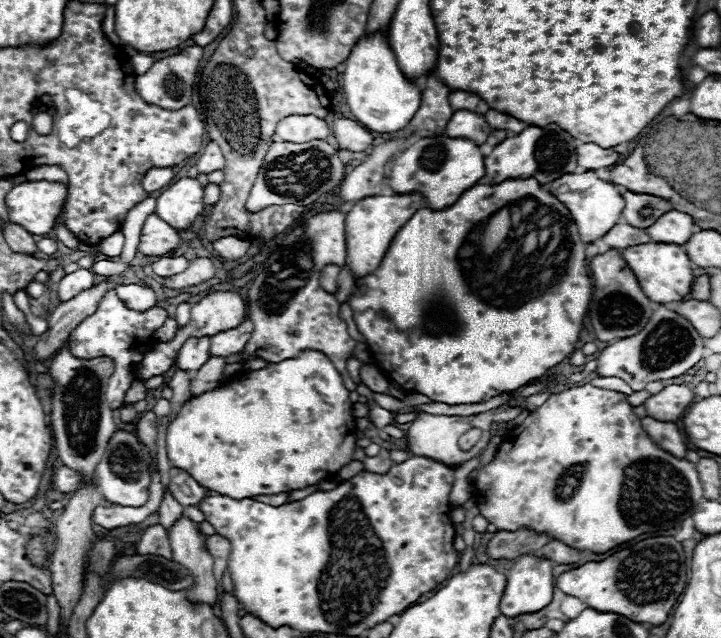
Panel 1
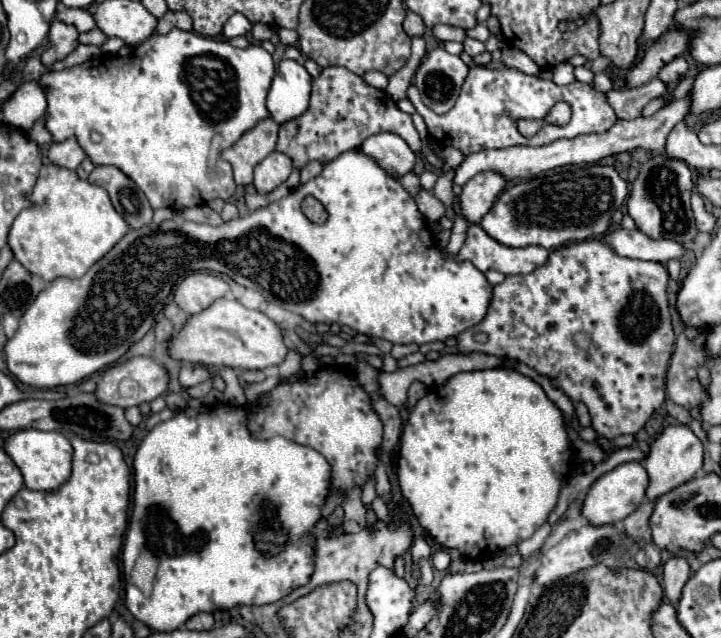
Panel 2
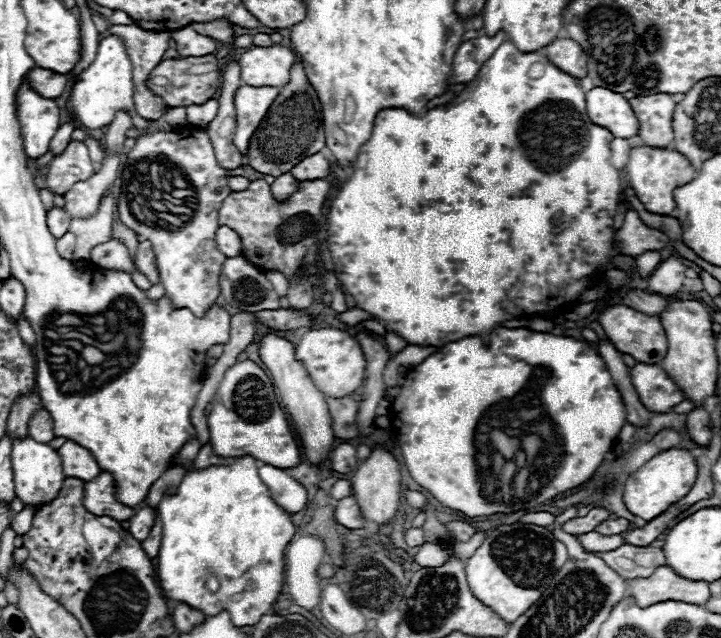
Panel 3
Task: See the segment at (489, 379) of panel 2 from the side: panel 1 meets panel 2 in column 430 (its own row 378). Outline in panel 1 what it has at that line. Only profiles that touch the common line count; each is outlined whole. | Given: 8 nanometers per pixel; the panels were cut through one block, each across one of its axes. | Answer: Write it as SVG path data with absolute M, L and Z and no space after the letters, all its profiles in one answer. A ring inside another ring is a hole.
M534 178L506 180L496 186L476 184L444 210L418 210L392 240L382 264L356 282L348 304L360 334L366 338L378 368L388 380L408 392L416 390L434 402L450 406L478 404L502 392L516 392L520 386L542 378L576 350L582 320L592 298L592 280L586 270L584 250L586 244L578 236L568 208L550 192L542 190ZM516 200L534 206L526 220L528 232L548 228L550 240L528 254L518 244L512 244L514 250L492 260L492 256L482 252L478 234L494 212ZM436 308L446 310L454 322L452 330L440 334L428 334L424 330L424 318Z

